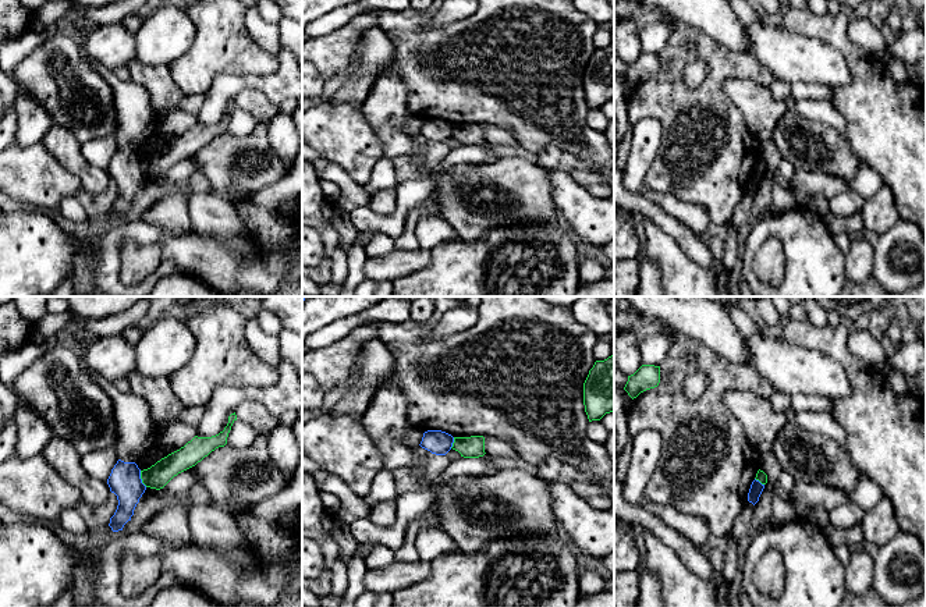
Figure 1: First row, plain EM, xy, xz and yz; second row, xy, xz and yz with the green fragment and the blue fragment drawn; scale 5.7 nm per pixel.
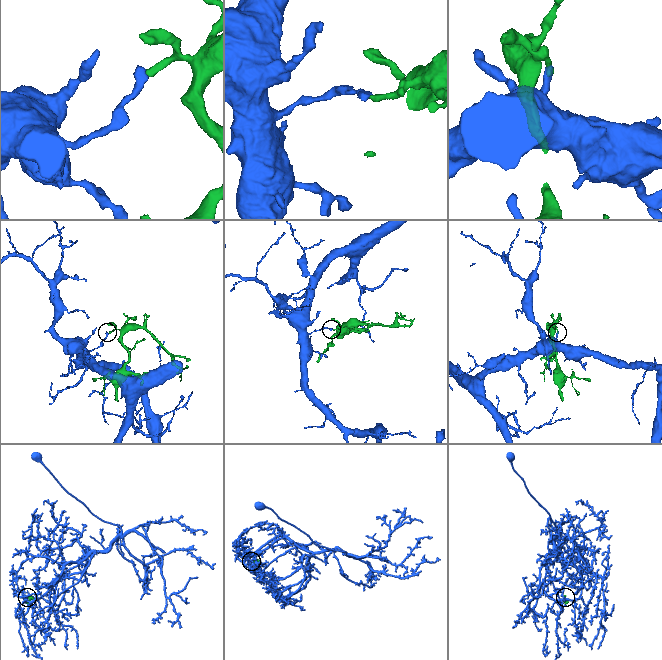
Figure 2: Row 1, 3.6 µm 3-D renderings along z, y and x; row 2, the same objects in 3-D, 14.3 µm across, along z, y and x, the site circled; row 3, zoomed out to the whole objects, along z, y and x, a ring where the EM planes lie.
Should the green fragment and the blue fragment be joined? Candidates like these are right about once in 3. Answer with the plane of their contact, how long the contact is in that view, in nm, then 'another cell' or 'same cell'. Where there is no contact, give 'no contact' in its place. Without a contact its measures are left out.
meets green in xy; contact 100 nm long; another cell

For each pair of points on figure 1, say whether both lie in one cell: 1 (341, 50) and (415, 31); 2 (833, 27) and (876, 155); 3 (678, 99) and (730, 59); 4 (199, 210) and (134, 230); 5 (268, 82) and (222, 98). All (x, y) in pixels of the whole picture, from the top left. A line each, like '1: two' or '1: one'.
1: one
2: one
3: one
4: two
5: one

